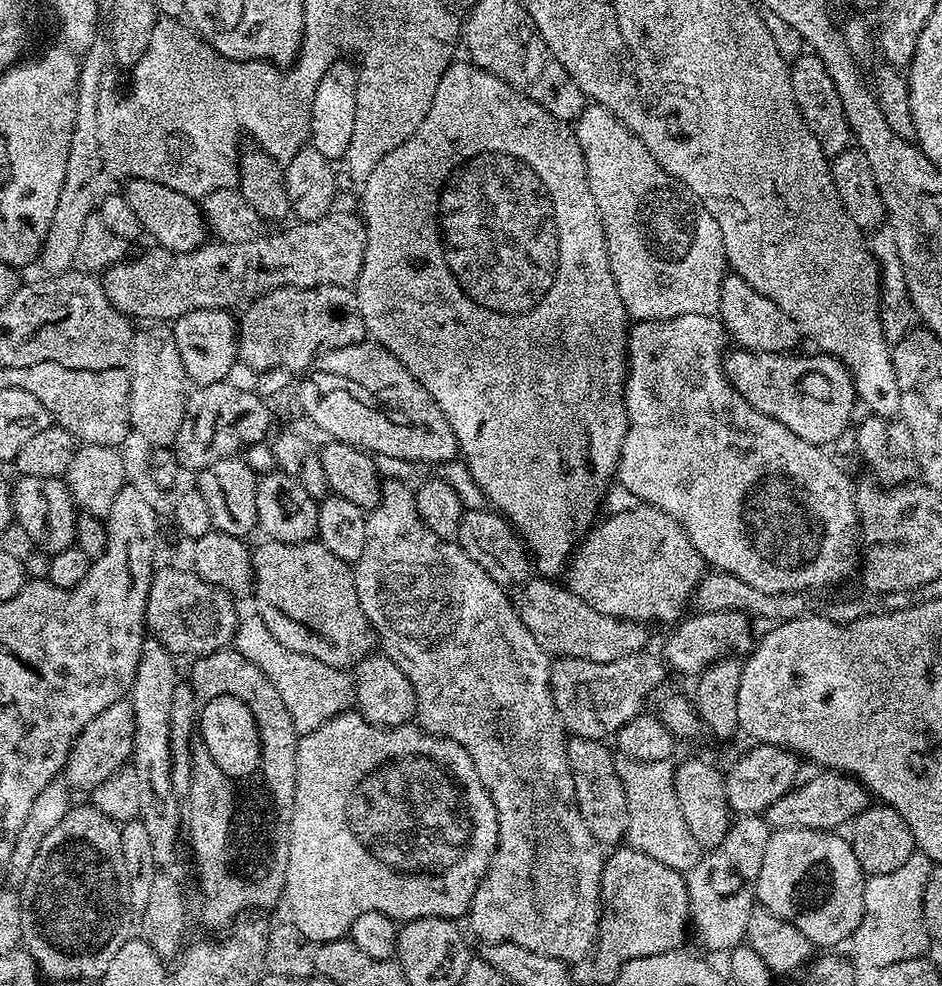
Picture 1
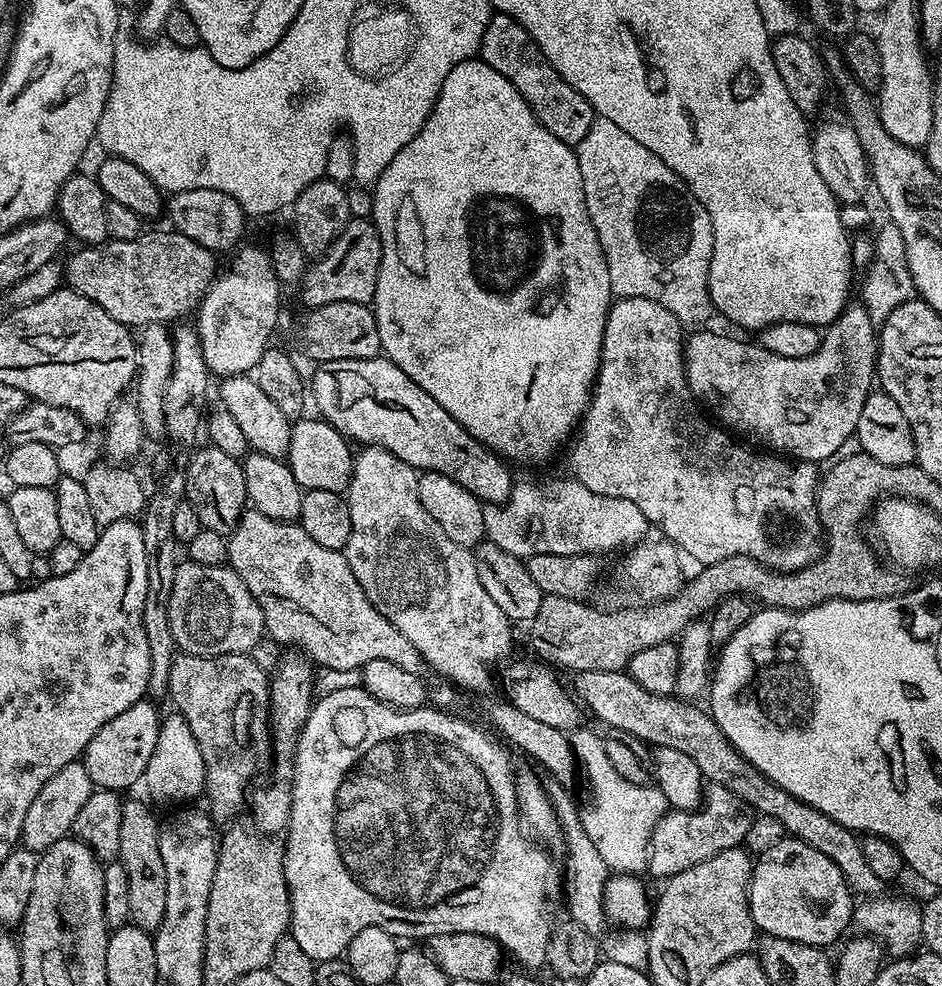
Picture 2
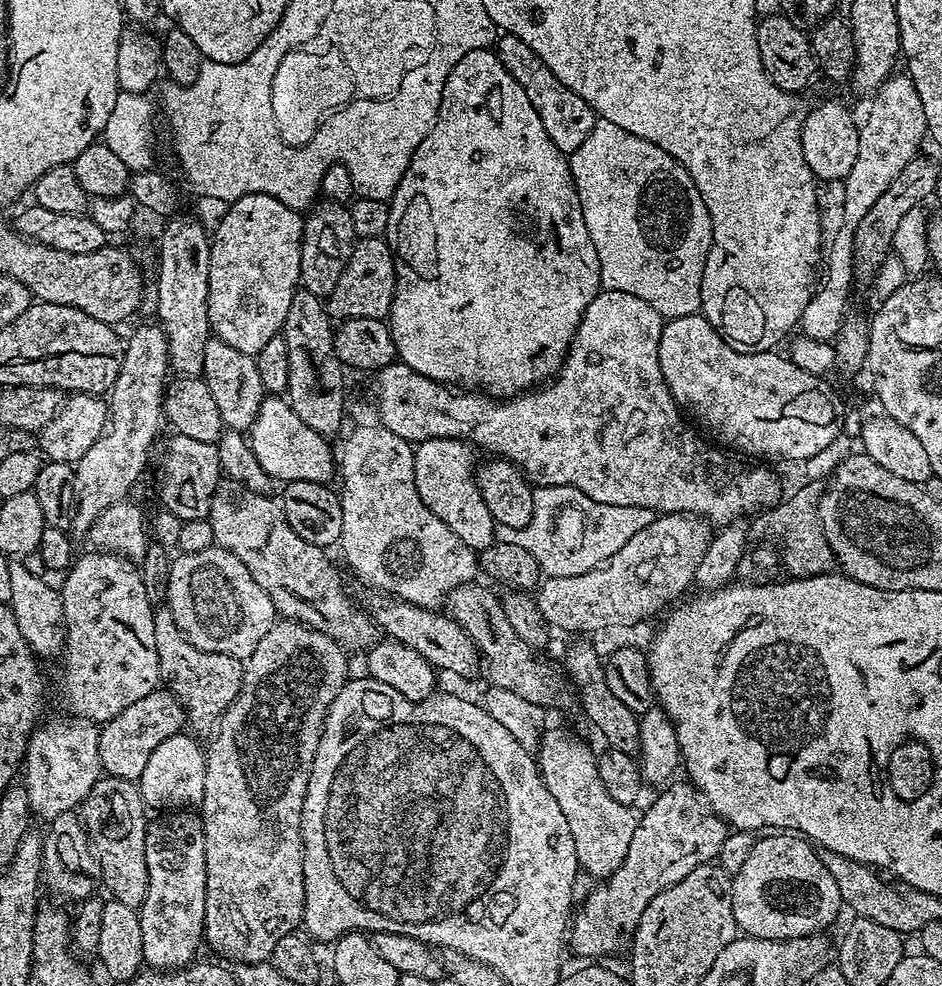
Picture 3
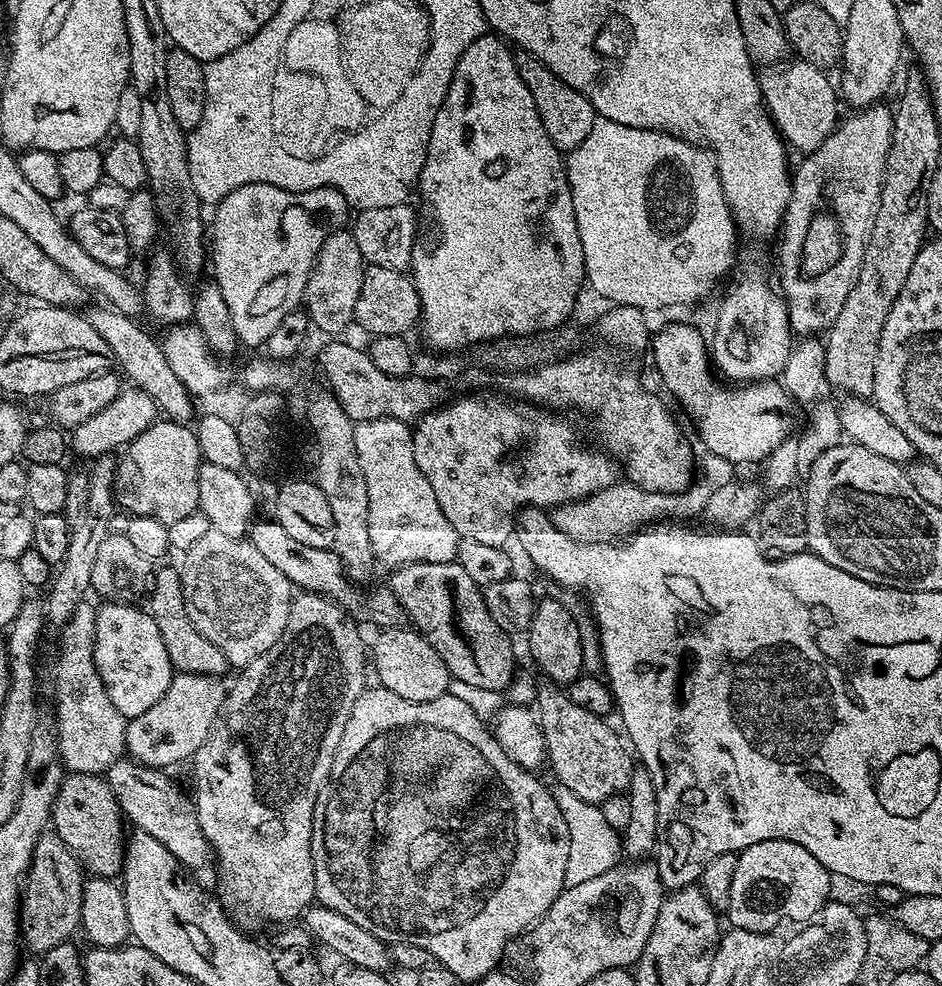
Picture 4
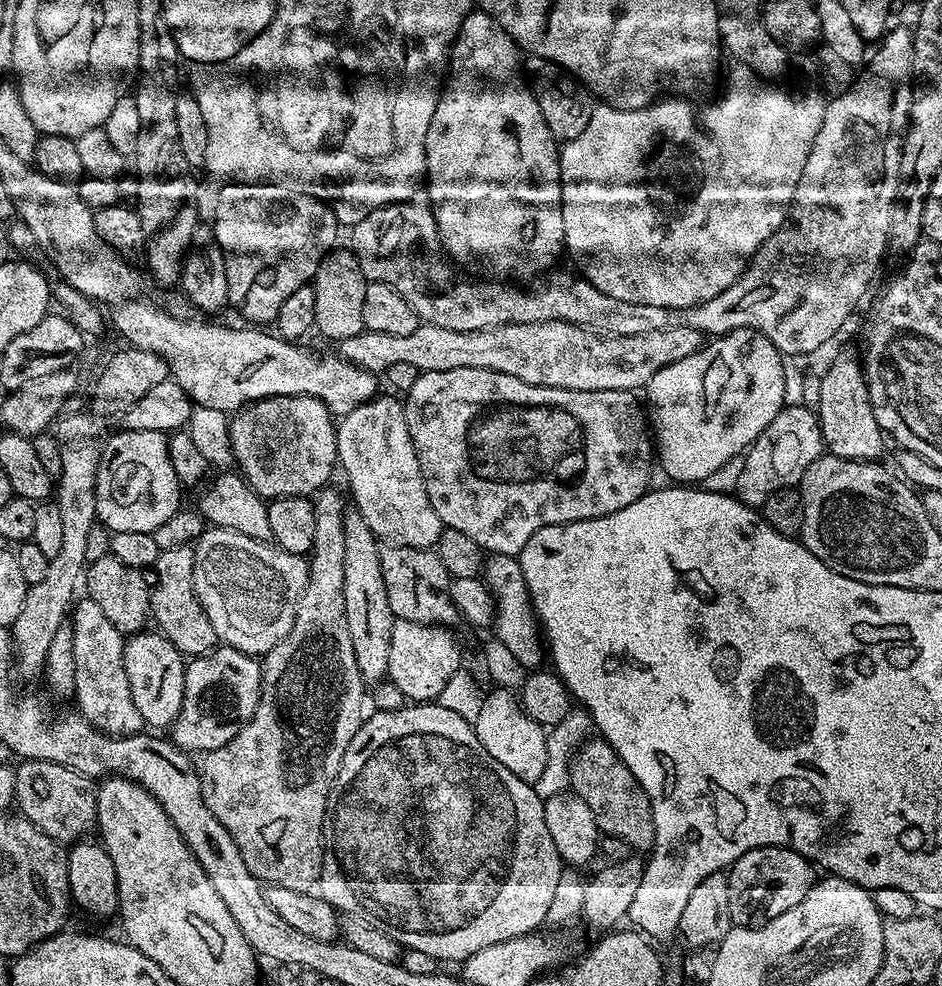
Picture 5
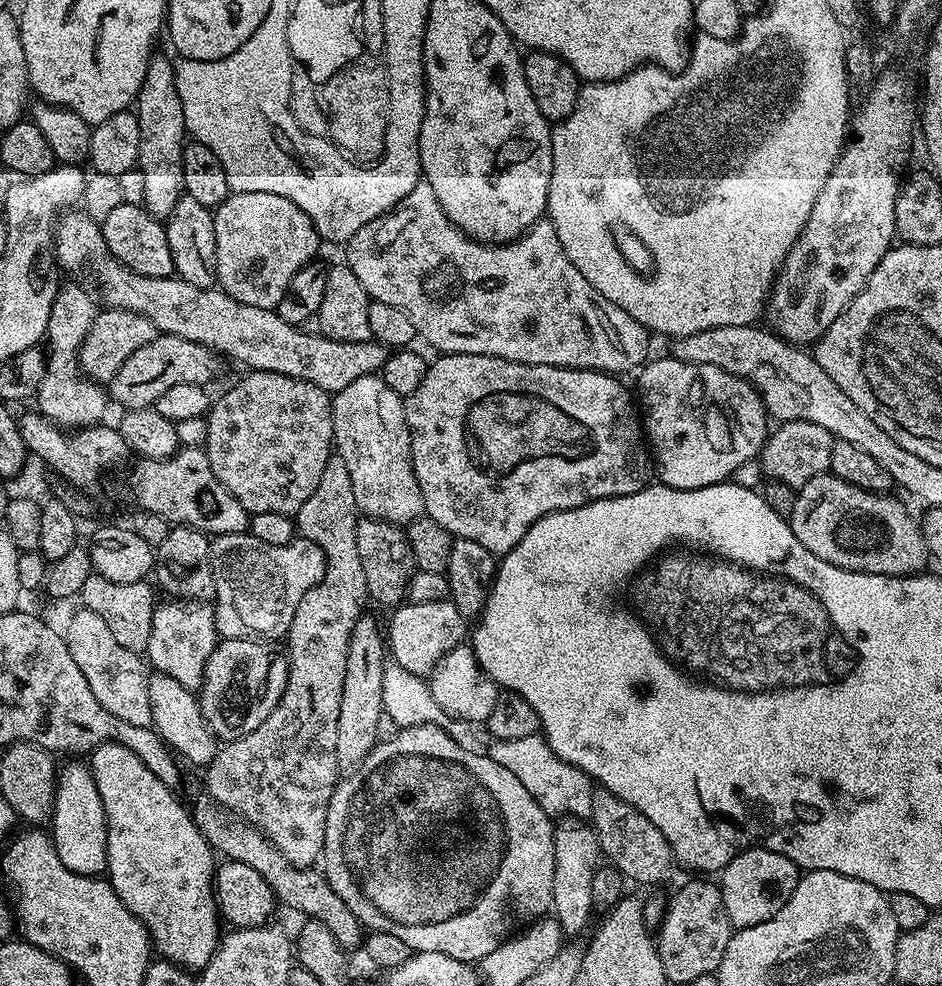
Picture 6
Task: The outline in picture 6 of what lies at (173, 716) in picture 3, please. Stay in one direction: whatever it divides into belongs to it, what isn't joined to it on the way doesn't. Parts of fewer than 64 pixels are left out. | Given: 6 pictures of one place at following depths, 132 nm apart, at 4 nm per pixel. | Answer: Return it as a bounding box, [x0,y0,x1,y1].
[198,639,288,742]

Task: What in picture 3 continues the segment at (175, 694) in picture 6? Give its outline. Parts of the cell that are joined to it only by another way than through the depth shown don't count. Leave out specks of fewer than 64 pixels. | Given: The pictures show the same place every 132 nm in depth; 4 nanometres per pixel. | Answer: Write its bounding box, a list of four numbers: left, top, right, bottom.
[62,550,161,722]

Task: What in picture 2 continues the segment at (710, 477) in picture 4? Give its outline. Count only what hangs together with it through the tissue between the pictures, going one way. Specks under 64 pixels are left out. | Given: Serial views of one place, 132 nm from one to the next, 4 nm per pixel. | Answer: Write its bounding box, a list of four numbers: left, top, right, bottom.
[483,478,650,560]

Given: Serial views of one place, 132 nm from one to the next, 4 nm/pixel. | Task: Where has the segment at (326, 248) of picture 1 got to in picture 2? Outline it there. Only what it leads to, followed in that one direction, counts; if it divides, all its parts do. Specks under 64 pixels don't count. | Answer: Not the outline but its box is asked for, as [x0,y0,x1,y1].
[66,218,382,330]

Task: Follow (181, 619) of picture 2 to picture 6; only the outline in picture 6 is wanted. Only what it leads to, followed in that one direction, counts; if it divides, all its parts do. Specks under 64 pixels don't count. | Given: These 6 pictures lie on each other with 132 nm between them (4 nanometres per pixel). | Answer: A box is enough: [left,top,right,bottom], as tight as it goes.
[211,532,324,642]

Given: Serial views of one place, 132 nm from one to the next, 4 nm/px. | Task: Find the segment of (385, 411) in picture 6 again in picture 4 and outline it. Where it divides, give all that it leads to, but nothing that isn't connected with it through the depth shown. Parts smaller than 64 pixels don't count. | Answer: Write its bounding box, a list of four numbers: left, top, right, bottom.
[354,416,461,566]

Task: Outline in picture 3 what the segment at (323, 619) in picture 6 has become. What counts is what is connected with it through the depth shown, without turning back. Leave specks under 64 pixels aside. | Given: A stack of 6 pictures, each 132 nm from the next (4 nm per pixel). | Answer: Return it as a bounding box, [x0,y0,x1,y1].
[198,619,349,964]

